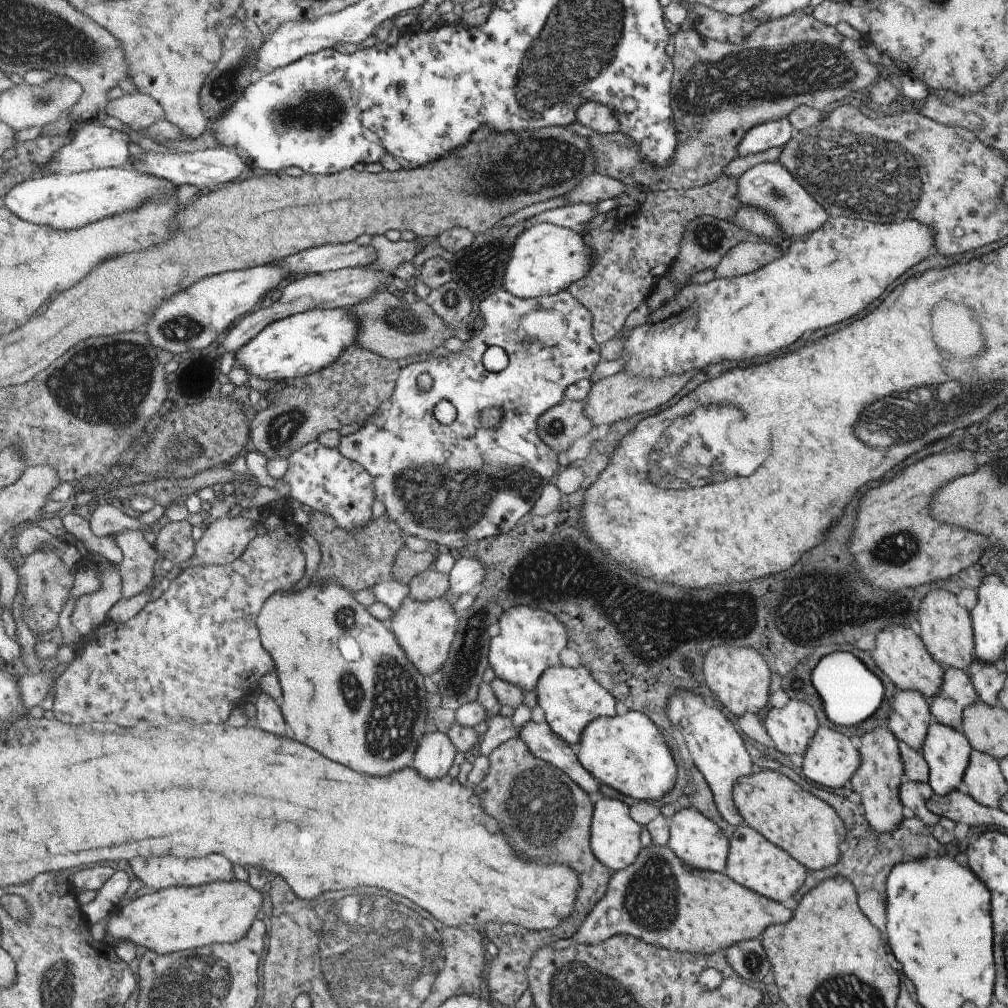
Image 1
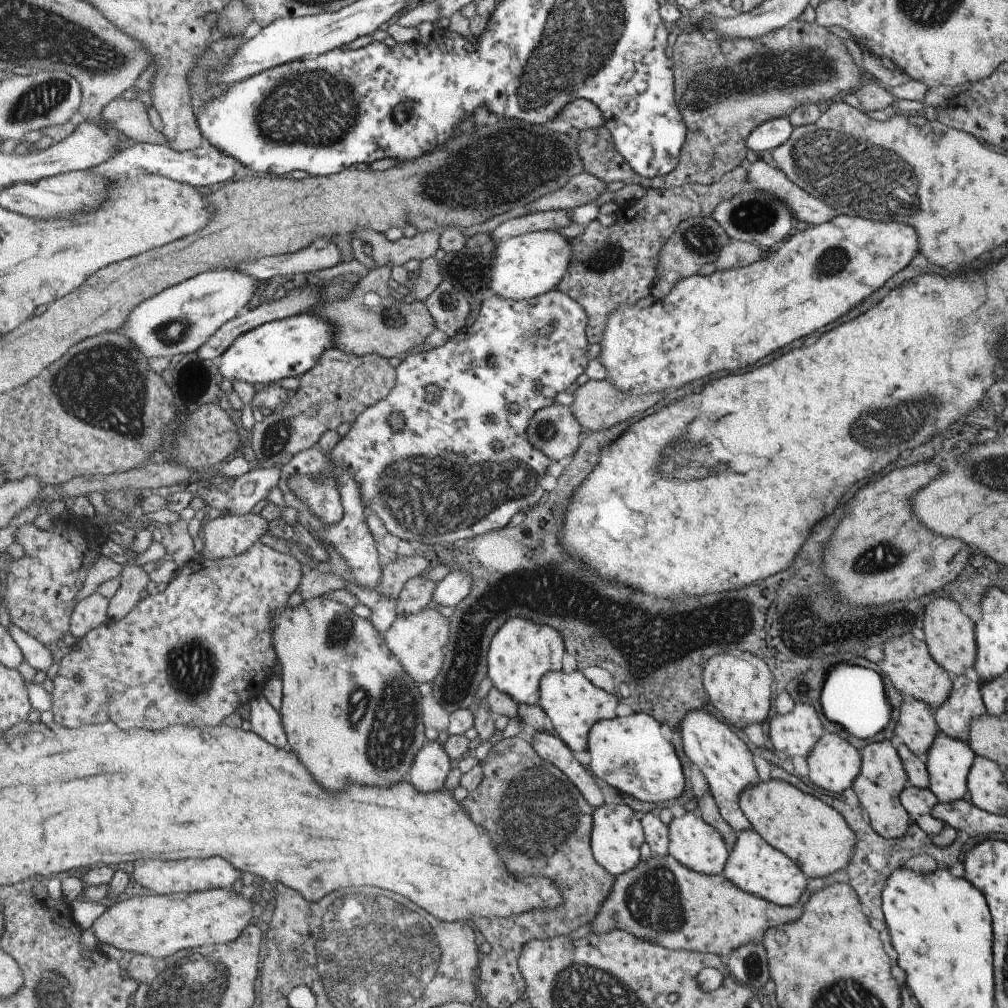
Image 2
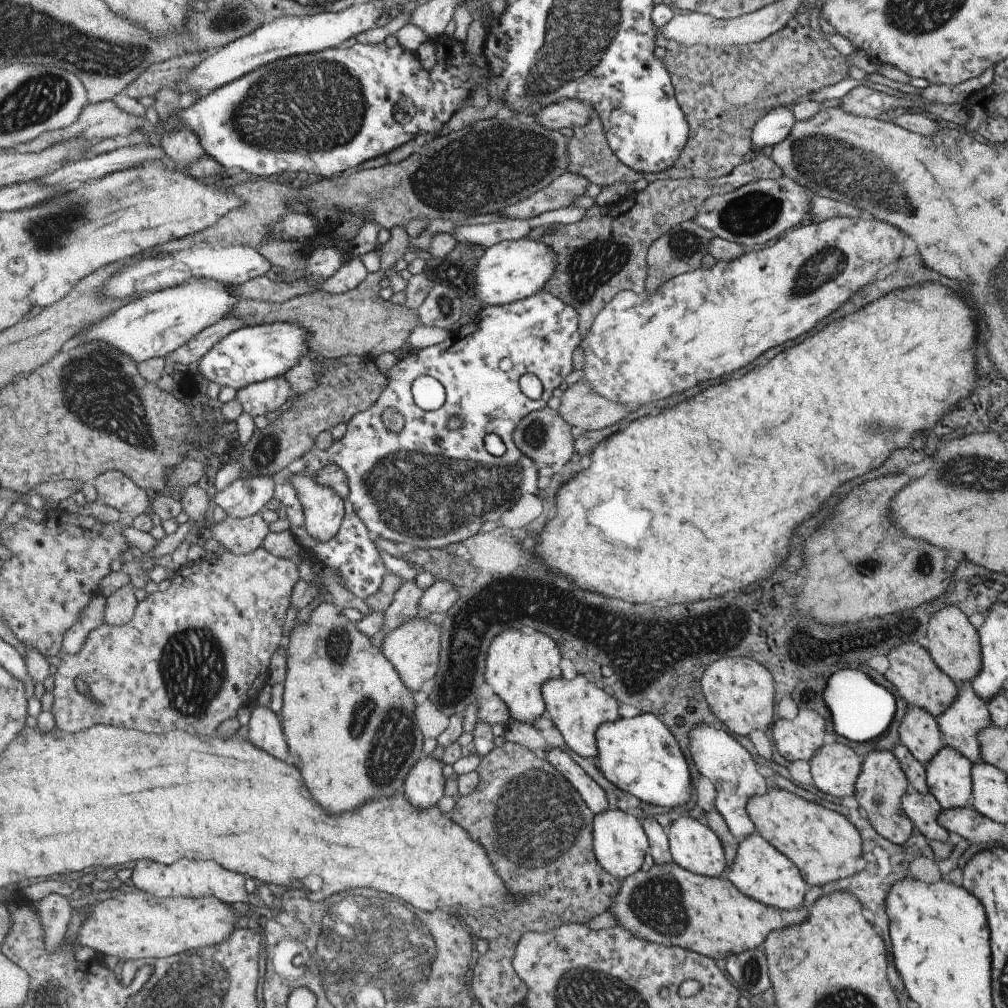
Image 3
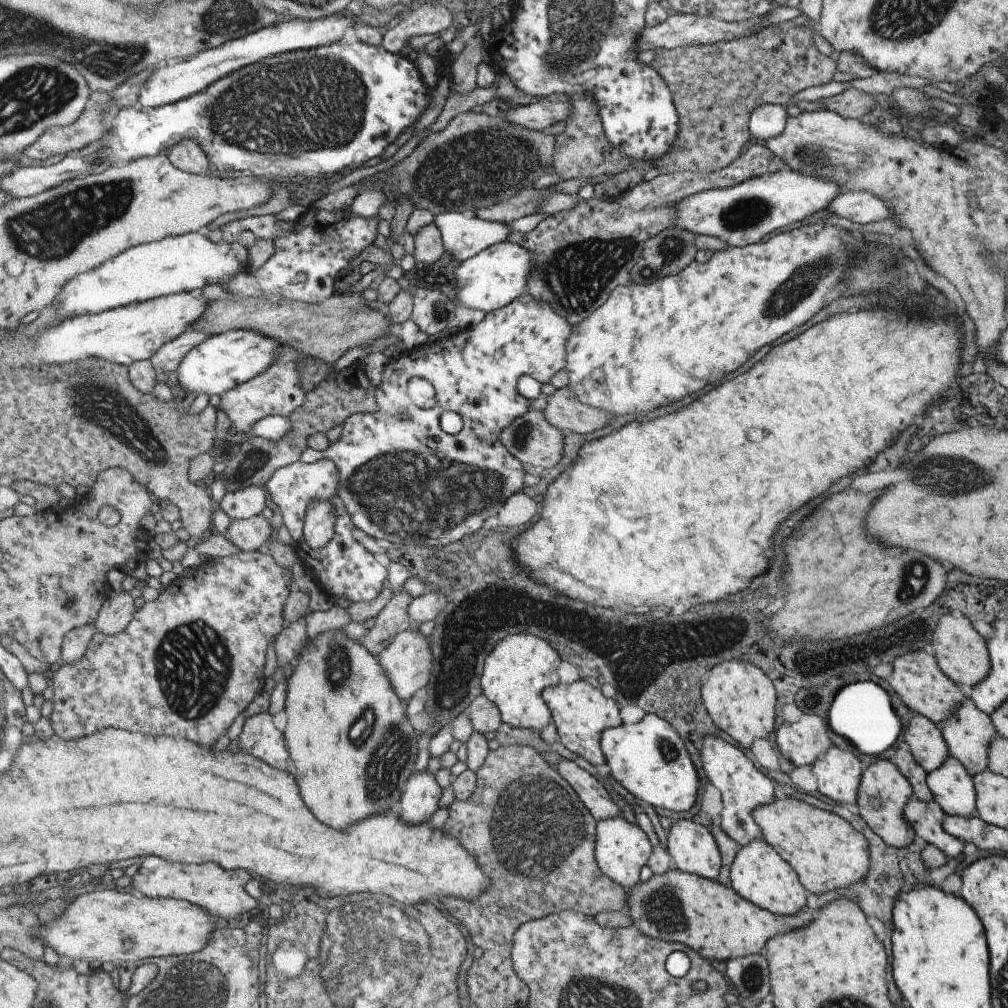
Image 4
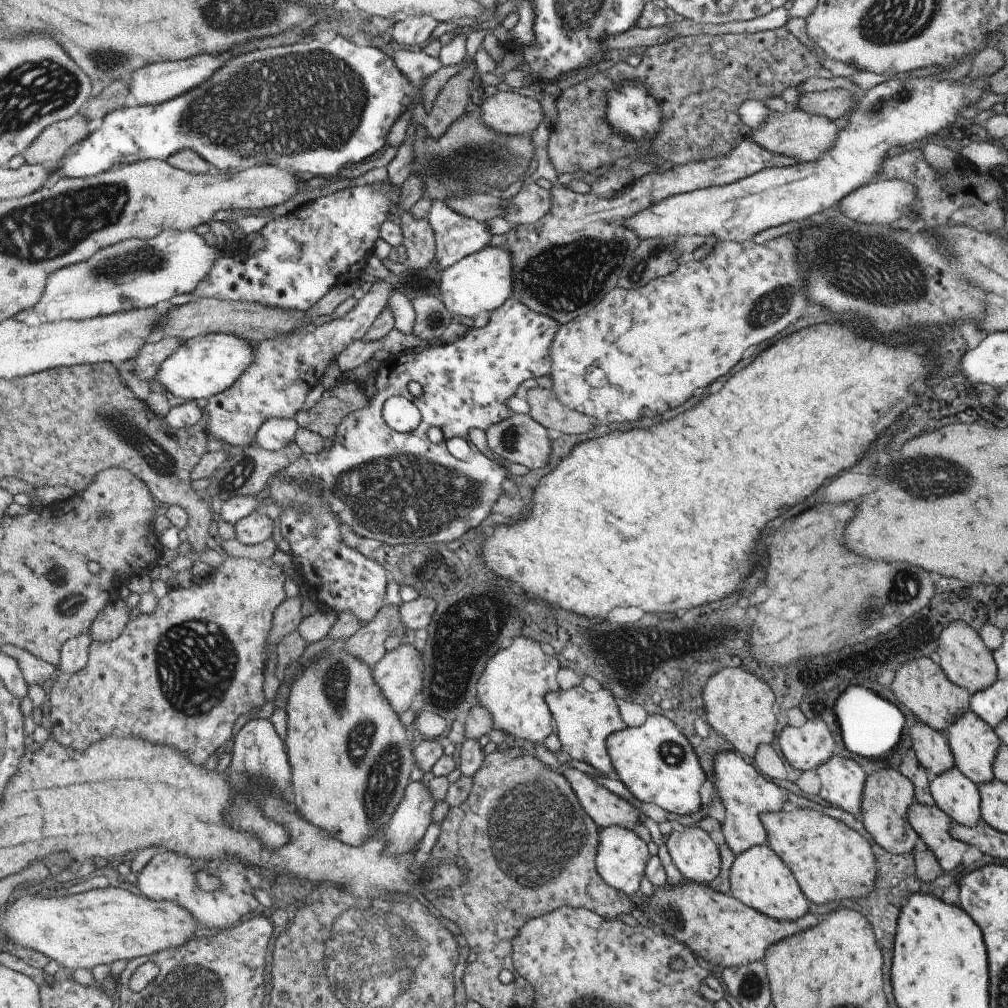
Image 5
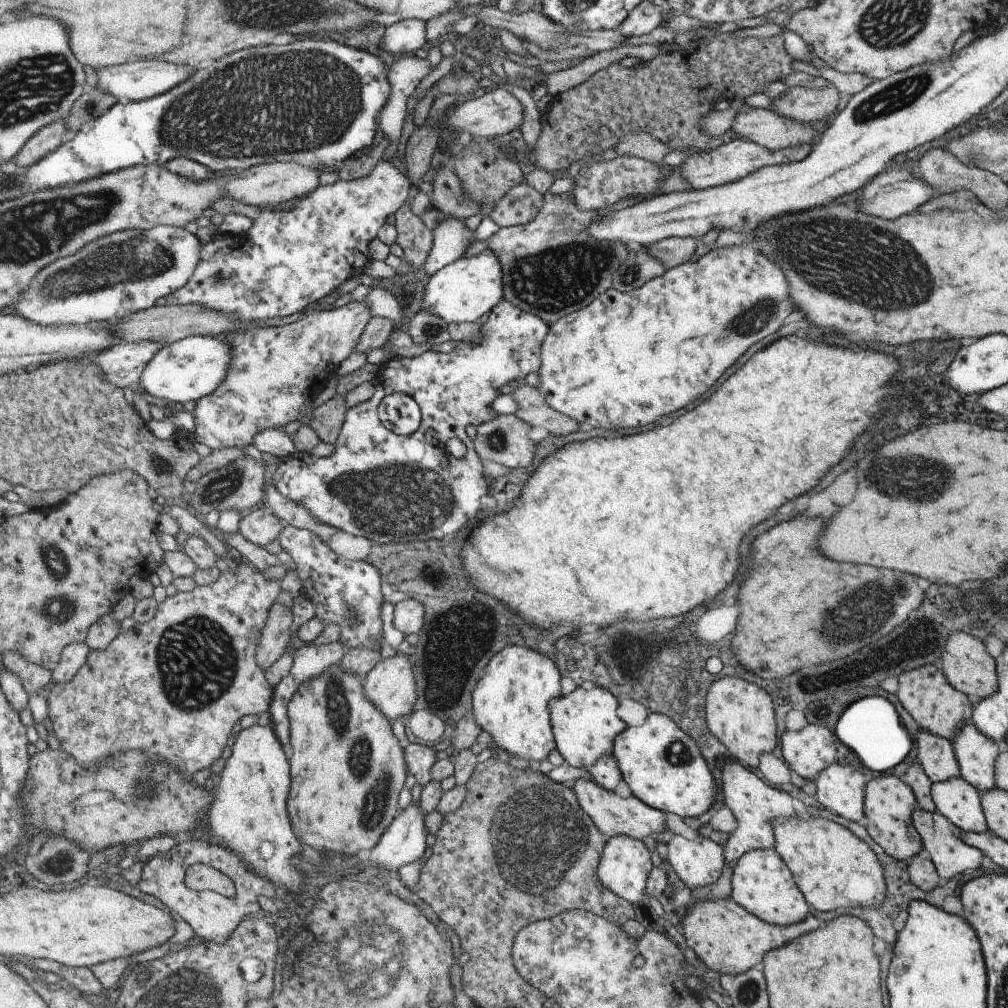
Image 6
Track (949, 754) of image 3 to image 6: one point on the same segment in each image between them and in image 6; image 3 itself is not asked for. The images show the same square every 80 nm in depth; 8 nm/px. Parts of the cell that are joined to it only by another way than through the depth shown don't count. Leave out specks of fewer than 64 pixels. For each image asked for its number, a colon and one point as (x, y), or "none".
4: (951, 787)
5: (954, 794)
6: (954, 798)

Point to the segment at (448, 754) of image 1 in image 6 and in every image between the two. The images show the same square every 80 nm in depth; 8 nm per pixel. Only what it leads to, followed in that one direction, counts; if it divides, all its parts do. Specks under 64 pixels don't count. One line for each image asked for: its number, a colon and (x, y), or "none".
2: (430, 770)
3: (425, 785)
4: (421, 798)
5: (410, 822)
6: (405, 841)

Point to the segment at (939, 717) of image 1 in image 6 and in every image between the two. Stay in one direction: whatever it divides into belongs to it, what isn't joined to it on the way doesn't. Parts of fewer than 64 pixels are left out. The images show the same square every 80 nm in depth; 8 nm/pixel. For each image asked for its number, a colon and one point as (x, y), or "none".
2: (952, 716)
3: (959, 724)
4: (967, 732)
5: (972, 743)
6: (975, 754)

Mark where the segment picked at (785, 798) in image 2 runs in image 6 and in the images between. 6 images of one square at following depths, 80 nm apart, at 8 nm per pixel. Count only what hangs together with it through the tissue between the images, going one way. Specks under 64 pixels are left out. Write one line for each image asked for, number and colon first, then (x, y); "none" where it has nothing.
3: (824, 846)
4: (826, 852)
5: (830, 862)
6: (834, 870)

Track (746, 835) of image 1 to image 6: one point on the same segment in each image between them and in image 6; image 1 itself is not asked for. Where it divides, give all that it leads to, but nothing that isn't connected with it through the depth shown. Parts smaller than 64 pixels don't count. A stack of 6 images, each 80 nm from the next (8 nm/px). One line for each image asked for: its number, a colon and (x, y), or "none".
2: (752, 865)
3: (757, 870)
4: (758, 874)
5: (758, 878)
6: (760, 882)

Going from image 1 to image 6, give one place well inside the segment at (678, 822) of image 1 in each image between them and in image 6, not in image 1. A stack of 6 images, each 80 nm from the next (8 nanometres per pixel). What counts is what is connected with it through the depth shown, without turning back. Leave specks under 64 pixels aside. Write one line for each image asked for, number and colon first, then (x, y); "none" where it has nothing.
2: (694, 843)
3: (693, 846)
4: (692, 848)
5: (694, 852)
6: (698, 862)

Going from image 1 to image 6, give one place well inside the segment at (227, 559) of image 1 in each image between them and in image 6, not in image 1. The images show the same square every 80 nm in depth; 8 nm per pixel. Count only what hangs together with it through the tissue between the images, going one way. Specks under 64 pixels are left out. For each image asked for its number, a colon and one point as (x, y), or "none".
2: (230, 535)
3: (241, 536)
4: (251, 534)
5: (256, 528)
6: (260, 527)

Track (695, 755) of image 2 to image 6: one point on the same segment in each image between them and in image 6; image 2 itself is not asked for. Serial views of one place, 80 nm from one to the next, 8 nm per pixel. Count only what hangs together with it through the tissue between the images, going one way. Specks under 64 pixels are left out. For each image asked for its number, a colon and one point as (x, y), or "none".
3: (729, 767)
4: (741, 786)
5: (745, 794)
6: (754, 804)

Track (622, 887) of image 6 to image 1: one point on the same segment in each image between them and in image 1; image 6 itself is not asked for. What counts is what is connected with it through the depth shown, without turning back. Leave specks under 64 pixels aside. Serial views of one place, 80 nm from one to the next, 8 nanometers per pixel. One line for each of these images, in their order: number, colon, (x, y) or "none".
1: (614, 839)
2: (616, 834)
3: (619, 843)
4: (621, 849)
5: (622, 855)

